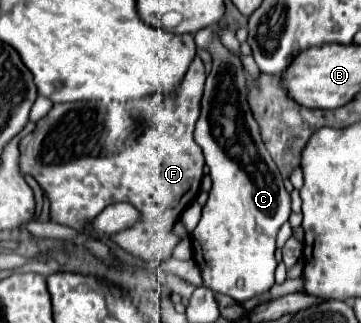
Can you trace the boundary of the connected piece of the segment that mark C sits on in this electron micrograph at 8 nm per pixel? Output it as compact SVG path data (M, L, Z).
M220 25L200 29L196 33L196 45L200 49L206 49L212 55L212 71L206 79L206 89L202 97L202 111L196 121L194 139L202 147L202 153L206 157L206 165L210 167L212 177L212 189L210 197L202 209L202 219L192 231L192 247L196 263L202 269L204 285L214 289L216 293L224 293L234 297L238 303L266 293L274 285L274 269L276 269L276 233L278 229L288 221L292 209L290 209L290 193L284 187L282 175L272 161L270 153L266 151L258 123L252 115L252 109L248 105L248 73L240 61L240 55L230 51L220 35L216 33Z

